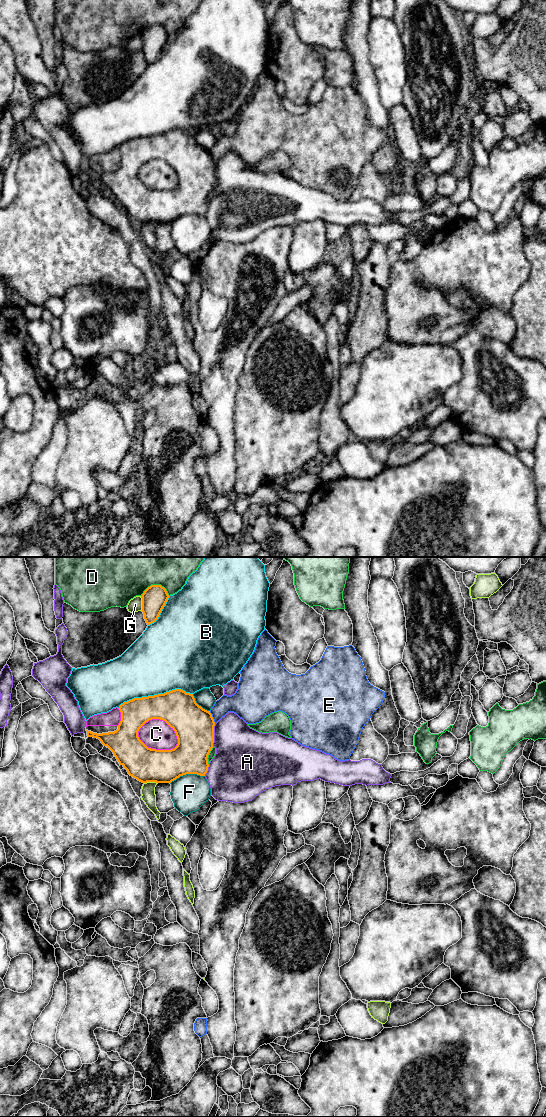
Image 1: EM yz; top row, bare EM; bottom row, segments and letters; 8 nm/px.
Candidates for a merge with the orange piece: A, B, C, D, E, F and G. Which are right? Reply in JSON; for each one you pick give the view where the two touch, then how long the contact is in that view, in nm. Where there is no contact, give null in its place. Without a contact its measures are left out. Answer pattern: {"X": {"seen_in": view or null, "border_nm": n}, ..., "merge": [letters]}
{"merge": []}

